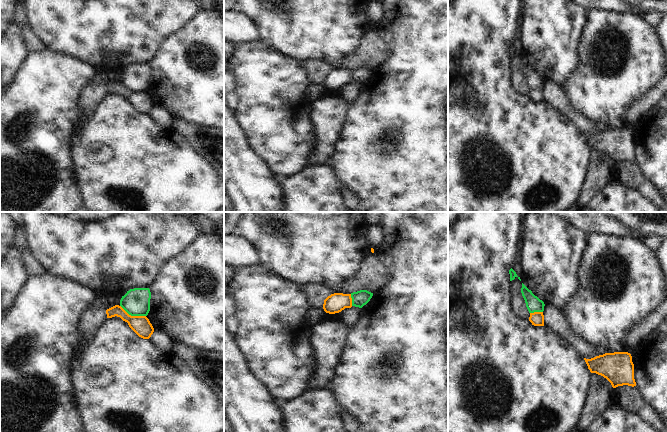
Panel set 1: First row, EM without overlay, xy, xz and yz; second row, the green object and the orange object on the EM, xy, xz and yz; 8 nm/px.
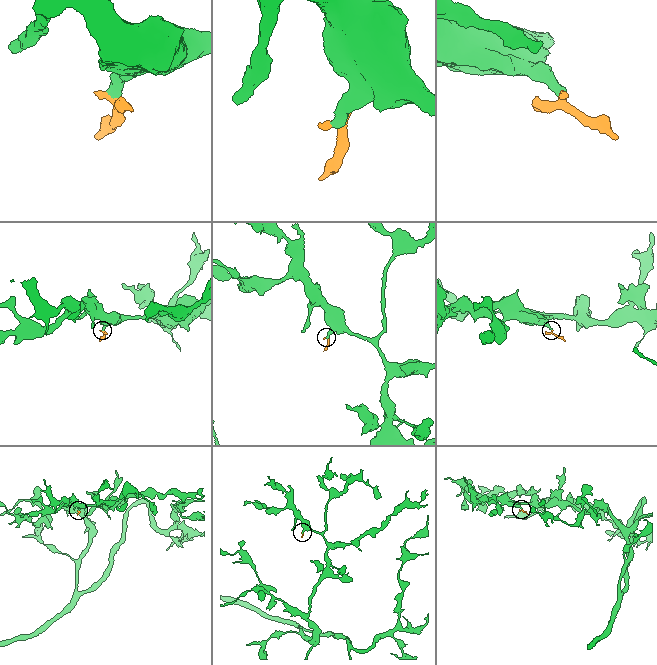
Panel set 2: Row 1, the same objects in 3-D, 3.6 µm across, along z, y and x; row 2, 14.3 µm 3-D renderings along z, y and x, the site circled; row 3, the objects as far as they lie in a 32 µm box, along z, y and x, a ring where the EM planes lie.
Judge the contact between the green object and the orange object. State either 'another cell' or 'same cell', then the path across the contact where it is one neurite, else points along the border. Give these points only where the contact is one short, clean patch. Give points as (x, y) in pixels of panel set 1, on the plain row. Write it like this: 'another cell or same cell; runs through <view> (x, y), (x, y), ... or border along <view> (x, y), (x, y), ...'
another cell; border along xy (120, 81), (131, 91), (145, 92)

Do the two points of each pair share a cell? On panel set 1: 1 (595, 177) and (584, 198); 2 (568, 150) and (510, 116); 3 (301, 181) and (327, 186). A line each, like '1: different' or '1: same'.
1: same
2: same
3: same

